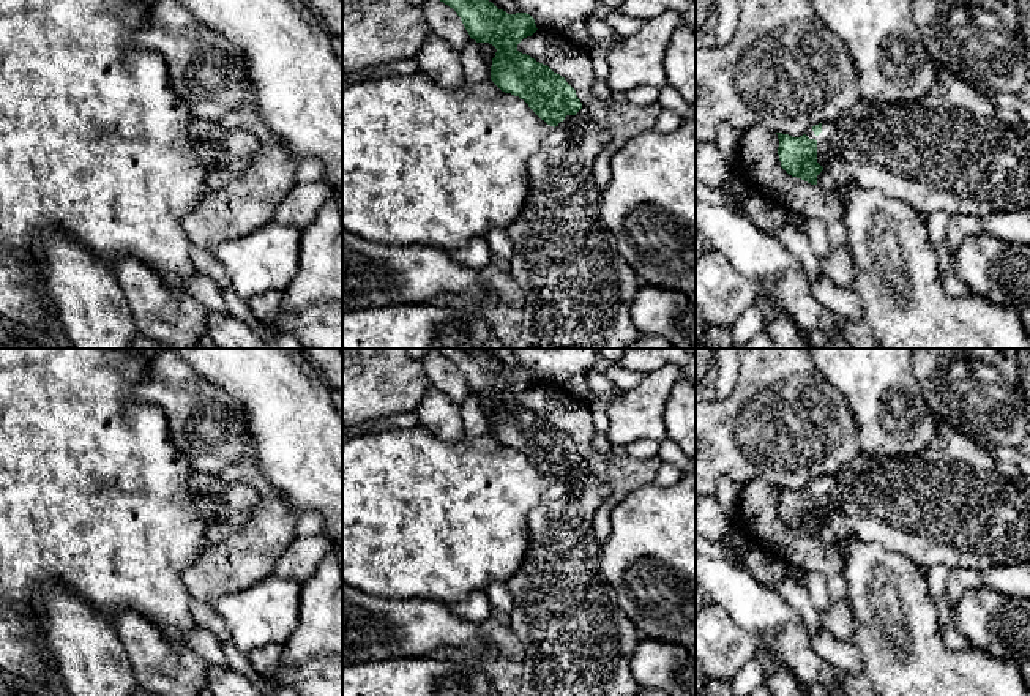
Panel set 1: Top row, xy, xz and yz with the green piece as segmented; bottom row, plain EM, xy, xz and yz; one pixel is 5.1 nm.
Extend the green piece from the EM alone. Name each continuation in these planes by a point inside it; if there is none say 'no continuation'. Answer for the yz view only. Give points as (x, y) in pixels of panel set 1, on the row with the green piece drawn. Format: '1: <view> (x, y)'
1: yz (928, 153)

